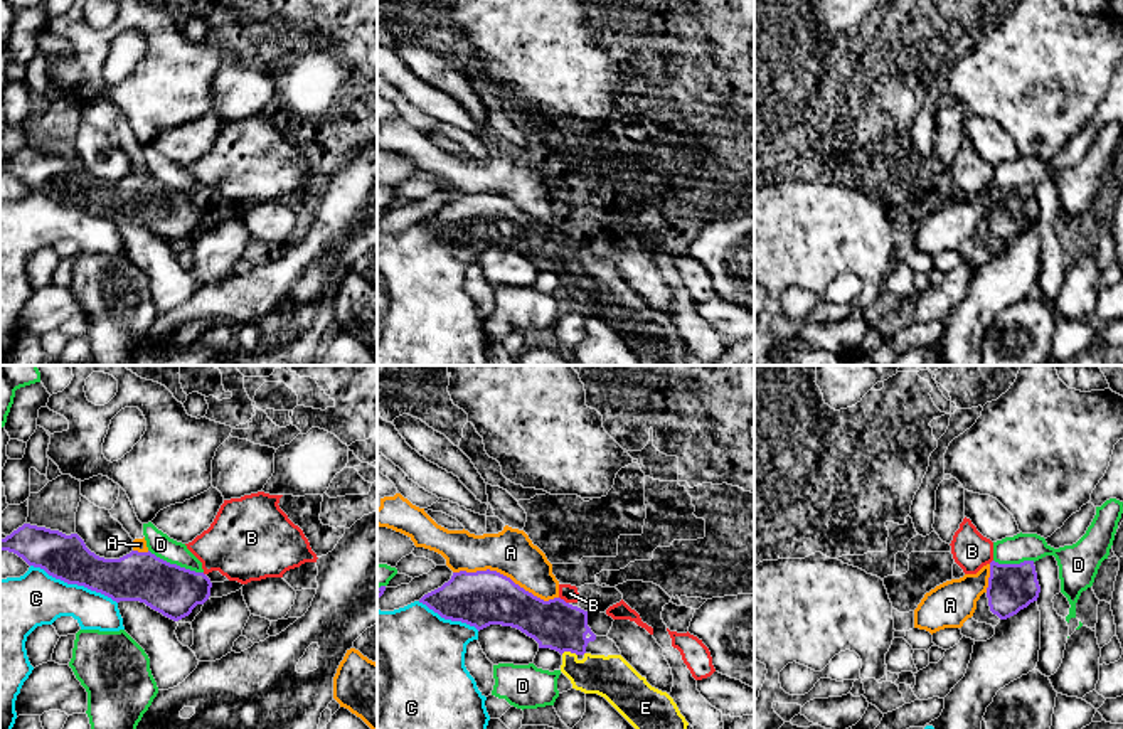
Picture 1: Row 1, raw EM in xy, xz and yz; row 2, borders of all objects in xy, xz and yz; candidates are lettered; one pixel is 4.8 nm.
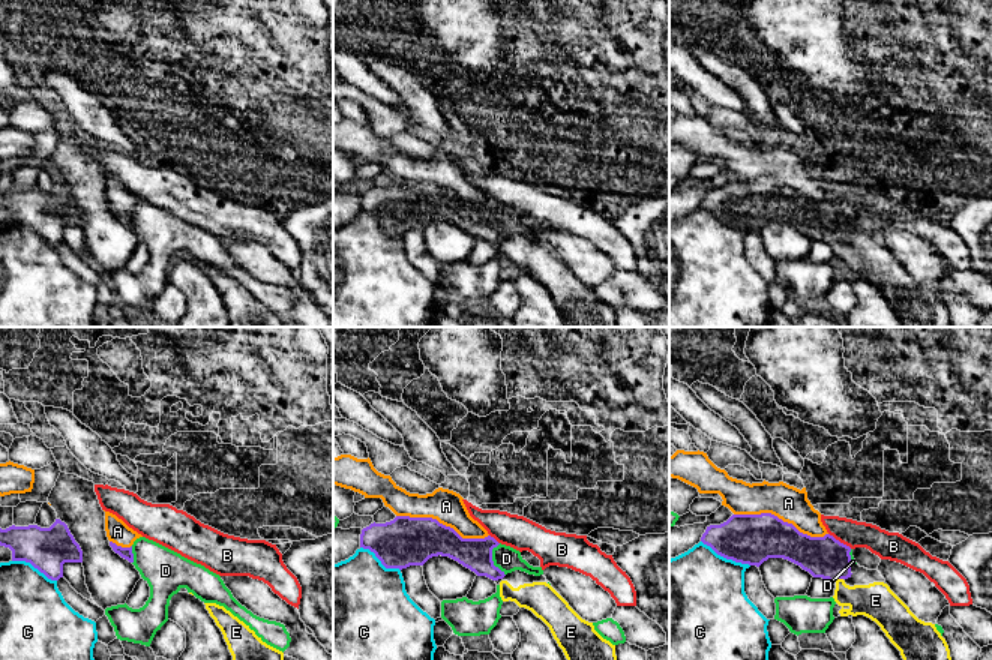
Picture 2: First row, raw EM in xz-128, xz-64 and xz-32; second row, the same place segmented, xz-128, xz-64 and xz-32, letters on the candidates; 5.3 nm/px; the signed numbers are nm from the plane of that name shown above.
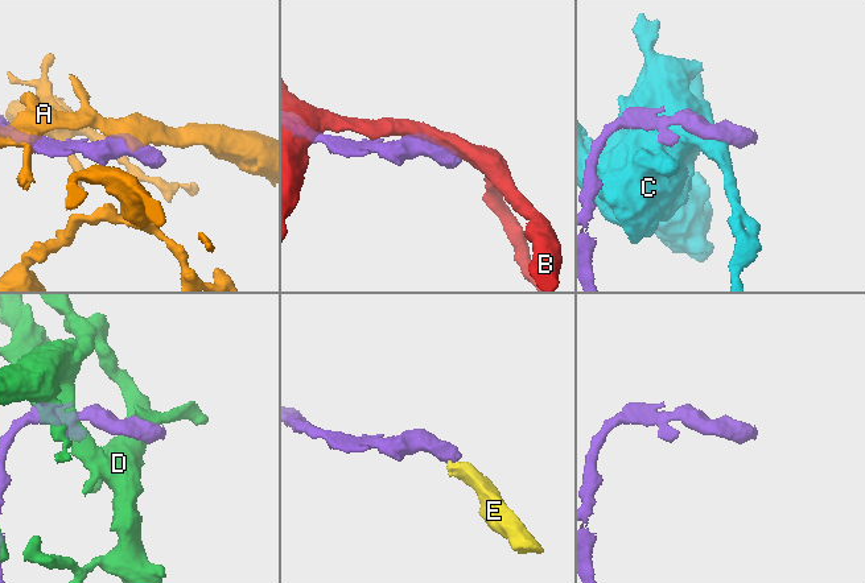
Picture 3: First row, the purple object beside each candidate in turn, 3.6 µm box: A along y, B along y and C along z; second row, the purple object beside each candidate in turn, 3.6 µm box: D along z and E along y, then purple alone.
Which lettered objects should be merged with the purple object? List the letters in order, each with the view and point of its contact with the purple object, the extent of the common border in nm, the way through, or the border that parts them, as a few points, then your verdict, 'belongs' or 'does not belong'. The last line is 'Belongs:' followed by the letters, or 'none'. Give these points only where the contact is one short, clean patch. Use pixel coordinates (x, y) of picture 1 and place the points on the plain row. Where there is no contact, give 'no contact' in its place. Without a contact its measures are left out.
A: contact xz (505, 199); length 500 nm; does not belong
B: contact xz (563, 223); length 60 nm; border xz (559, 219), (568, 226); does not belong
C: contact xy (74, 206); length 460 nm; does not belong
D: contact xy (175, 187); length 280 nm; does not belong
E: contact xz (569, 273); length 80 nm; way xz (558, 248), (569, 261), (569, 273), (586, 297), (612, 300); belongs
Belongs: E

